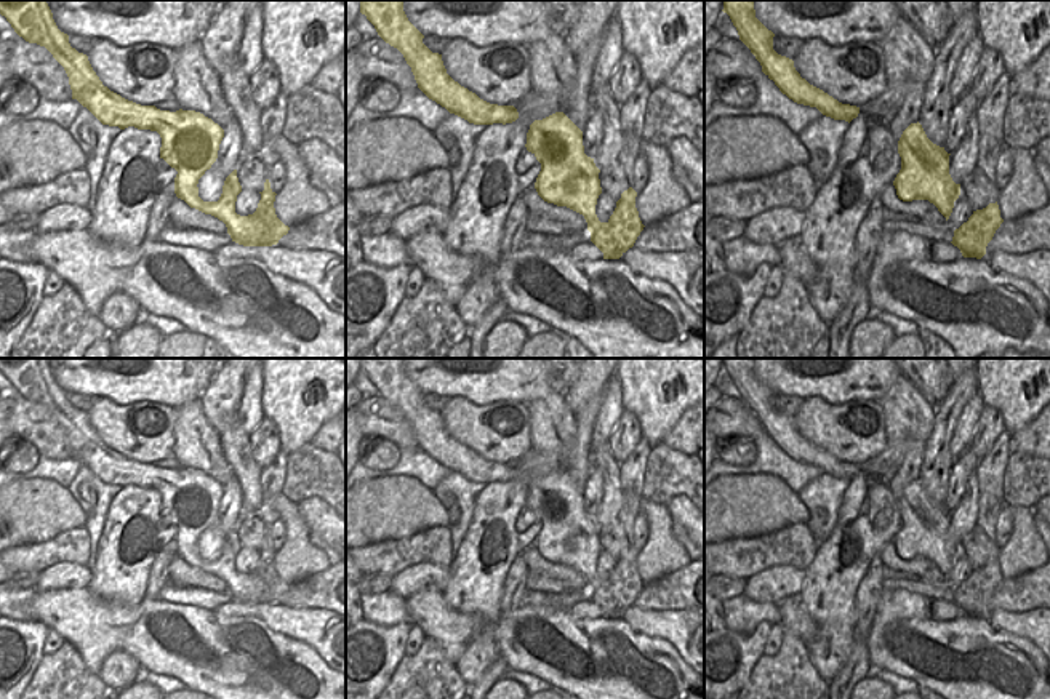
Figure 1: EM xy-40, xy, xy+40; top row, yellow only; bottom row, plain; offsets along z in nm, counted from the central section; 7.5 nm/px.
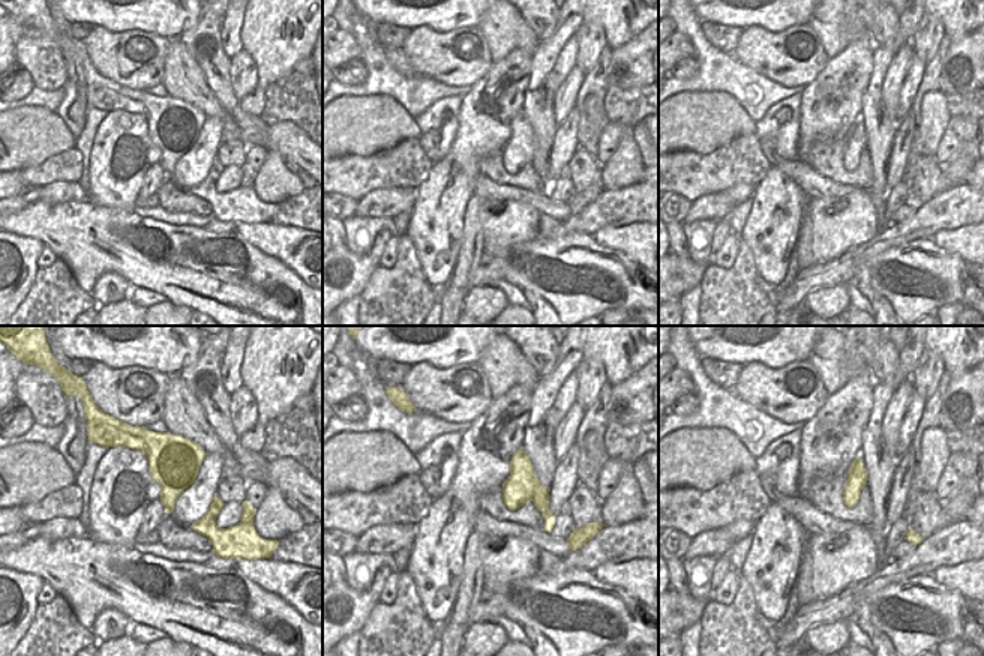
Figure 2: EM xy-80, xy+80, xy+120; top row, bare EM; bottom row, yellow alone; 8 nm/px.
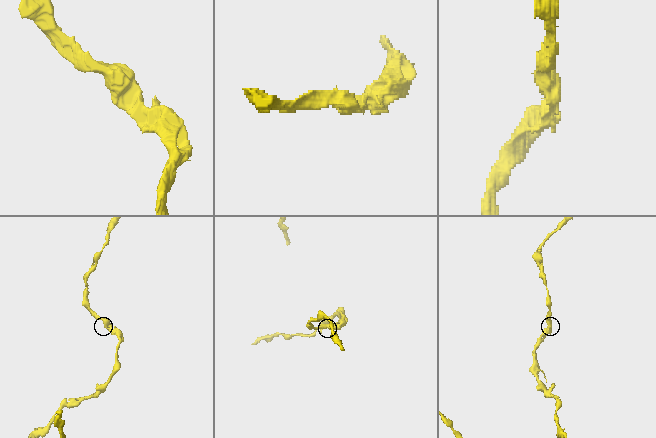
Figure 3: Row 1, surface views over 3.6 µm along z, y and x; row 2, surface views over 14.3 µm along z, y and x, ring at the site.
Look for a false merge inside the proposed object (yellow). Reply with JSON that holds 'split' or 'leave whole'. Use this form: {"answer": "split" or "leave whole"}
{"answer": "leave whole"}

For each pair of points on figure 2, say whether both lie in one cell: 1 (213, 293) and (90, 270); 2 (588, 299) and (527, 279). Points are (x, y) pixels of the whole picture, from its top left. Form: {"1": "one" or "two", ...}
{"1": "one", "2": "one"}

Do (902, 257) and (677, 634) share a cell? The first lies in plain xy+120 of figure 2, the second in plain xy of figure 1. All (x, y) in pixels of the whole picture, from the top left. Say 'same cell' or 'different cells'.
different cells

